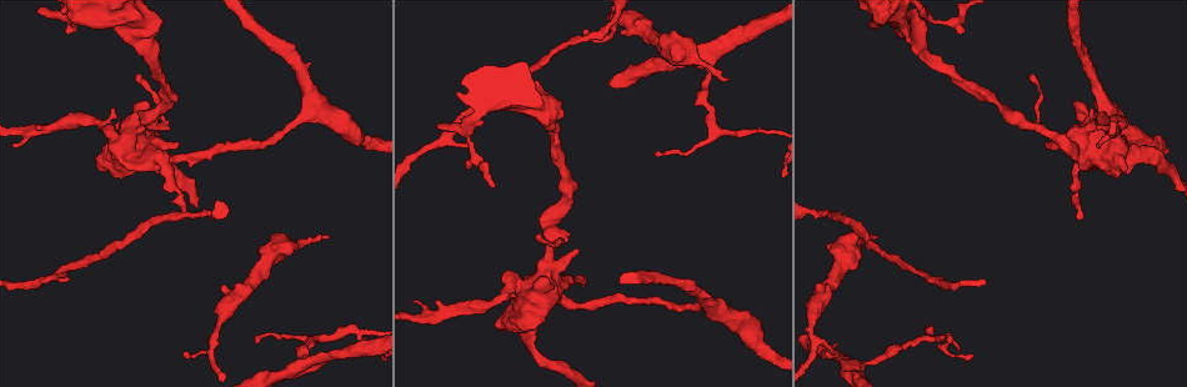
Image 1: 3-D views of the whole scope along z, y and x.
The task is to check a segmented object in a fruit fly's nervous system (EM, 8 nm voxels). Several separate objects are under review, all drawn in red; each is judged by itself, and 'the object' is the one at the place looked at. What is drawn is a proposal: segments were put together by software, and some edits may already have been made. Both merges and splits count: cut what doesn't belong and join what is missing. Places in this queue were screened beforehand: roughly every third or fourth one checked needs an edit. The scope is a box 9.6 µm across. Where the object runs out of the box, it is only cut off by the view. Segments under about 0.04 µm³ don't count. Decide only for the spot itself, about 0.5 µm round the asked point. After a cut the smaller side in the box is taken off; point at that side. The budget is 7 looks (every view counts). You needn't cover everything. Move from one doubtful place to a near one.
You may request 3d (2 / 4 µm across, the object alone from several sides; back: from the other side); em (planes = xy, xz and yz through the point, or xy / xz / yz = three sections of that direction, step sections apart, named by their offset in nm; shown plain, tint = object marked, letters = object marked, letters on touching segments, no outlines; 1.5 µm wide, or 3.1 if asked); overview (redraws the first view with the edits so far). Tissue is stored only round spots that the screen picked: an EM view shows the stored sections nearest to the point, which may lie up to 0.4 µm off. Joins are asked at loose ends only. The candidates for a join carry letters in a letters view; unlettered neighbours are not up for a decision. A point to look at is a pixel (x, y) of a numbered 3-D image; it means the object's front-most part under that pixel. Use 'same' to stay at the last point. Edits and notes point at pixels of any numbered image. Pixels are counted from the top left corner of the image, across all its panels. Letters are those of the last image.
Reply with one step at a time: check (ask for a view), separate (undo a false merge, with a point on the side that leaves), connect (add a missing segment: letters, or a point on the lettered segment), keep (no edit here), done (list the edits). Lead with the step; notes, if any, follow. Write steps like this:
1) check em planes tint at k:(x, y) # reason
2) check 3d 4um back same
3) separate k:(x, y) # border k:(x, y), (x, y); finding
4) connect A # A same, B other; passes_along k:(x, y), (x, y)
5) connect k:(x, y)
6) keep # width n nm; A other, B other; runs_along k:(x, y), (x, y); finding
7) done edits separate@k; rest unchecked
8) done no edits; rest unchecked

check 3d 4um at 1:(185, 353) # an open end

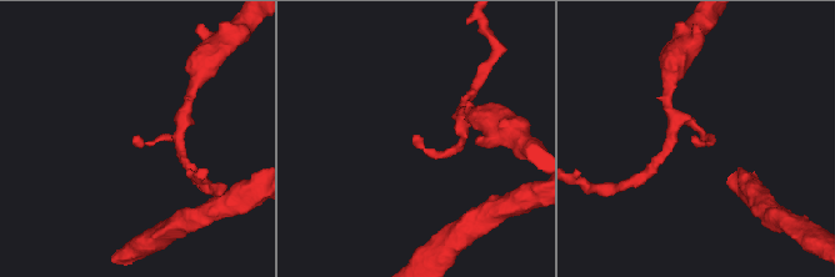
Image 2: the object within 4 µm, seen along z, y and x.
check em xz step 4 letters at 2:(694, 138)

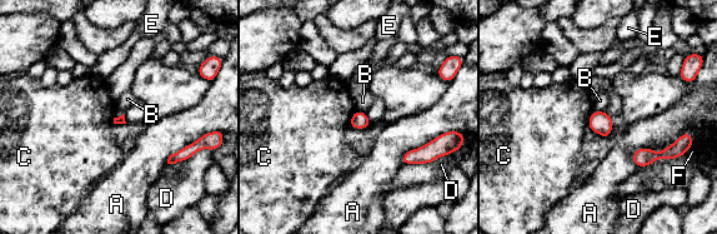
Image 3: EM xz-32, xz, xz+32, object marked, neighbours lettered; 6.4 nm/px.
check em planes letters same

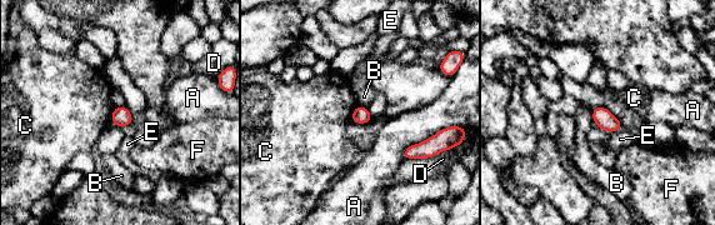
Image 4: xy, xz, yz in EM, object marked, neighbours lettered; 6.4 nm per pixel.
keep # longest_contact A 360 nm; A other, B other, C other, D other, E other, F other; border 4:(115, 106), (110, 123); none of them fits

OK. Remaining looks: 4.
check em planes letters at 1:(710, 74) # sharp bend

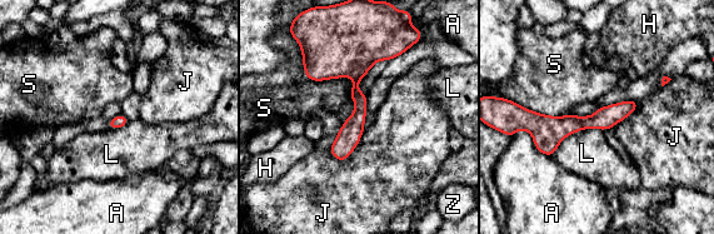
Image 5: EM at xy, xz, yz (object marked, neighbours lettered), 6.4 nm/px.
keep # width 90 nm; A other, H other, J other, L other, S other, Z other; runs_along 5:(353, 44), (359, 115), (340, 158); all the same neuron

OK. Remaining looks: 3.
check 3d 4um at 1:(1032, 74) # tapers out

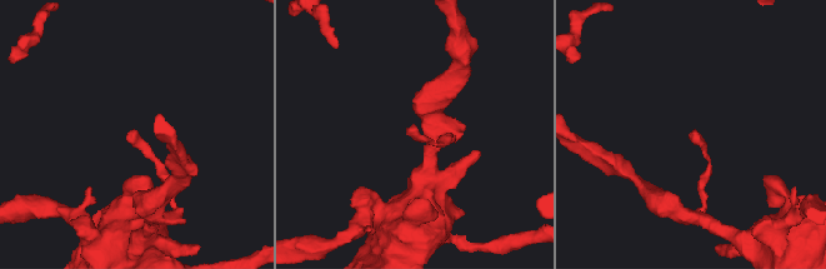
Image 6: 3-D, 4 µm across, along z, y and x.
check em yz step 8 tint at 6:(695, 130)

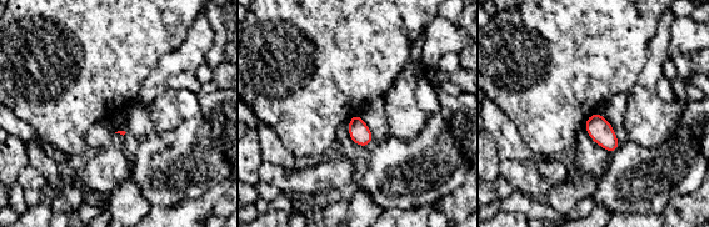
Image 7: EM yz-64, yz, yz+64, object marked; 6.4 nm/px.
check em planes letters same # another direction

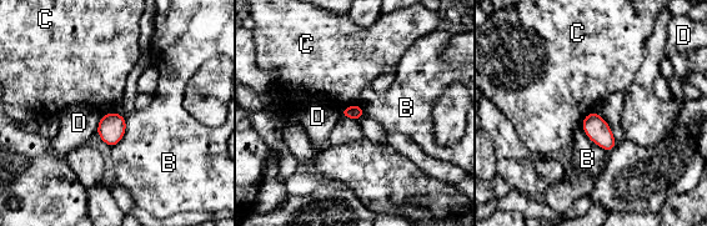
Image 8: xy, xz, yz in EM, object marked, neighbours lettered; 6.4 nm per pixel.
keep # width 90 nm; B other, C other, D other; border 8:(359, 104), (352, 104), (340, 110); none of them fits

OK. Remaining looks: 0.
done no edits; rest unchecked

